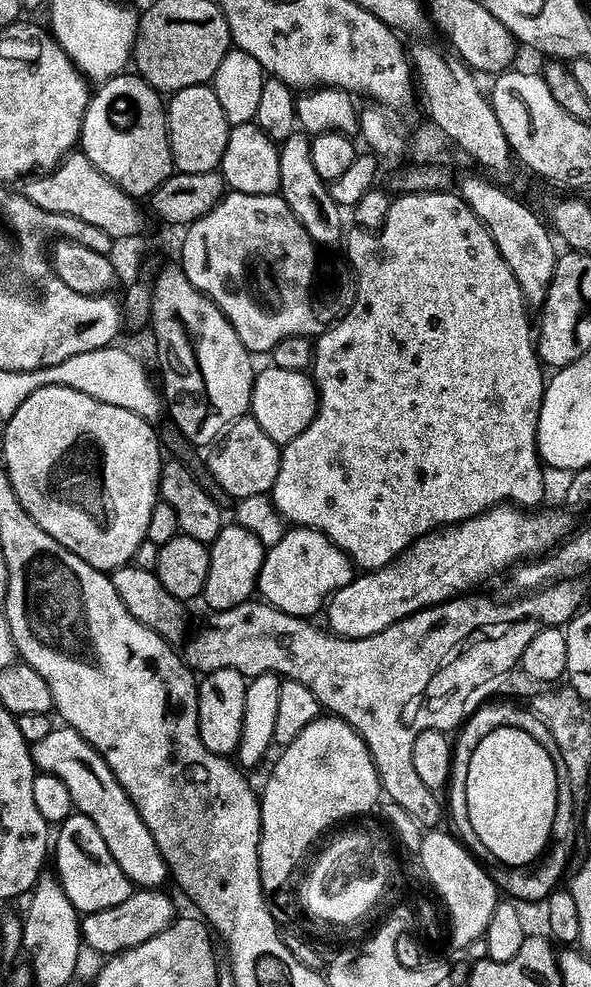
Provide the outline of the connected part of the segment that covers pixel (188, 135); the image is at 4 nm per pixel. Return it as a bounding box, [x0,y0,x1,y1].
[166,84,230,172]

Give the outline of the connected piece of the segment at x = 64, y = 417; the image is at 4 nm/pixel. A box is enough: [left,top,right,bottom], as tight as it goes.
[2,384,162,573]

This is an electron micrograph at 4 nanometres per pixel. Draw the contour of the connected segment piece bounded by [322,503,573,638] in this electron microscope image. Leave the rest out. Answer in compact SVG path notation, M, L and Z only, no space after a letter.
M509 503L497 504L487 512L474 518L453 524L443 530L433 530L426 536L412 543L405 552L401 552L391 564L384 568L374 568L353 575L346 586L328 598L322 616L328 619L327 631L336 636L346 638L370 638L370 634L378 634L386 630L386 626L394 626L394 622L405 620L410 614L428 608L432 604L442 604L453 599L465 590L472 590L475 584L483 582L487 576L495 572L511 569L513 566L529 559L539 557L556 547L569 535L573 527L572 520L564 512L540 512L541 510L525 510Z

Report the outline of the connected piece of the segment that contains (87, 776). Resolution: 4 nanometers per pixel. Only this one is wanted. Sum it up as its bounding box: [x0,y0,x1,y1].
[30,726,169,889]

